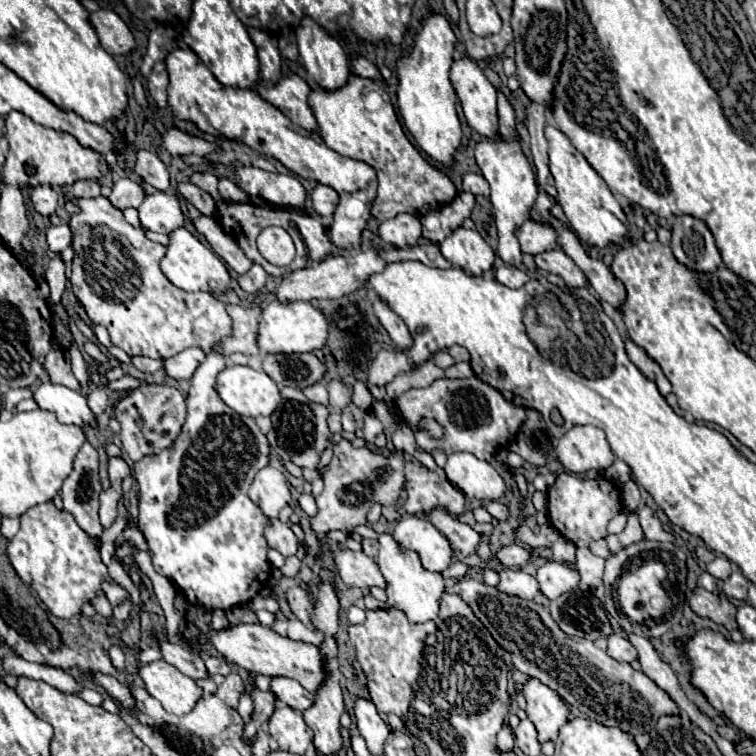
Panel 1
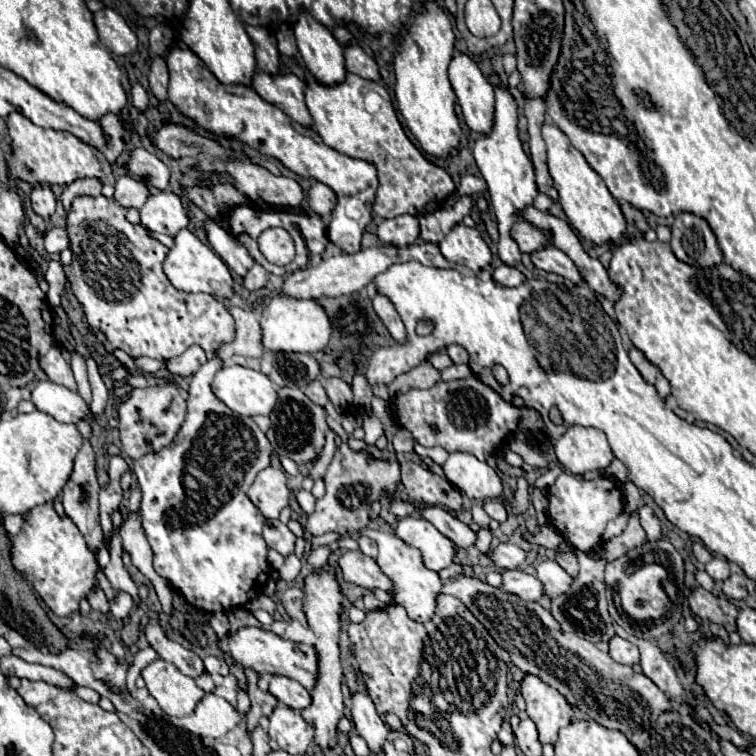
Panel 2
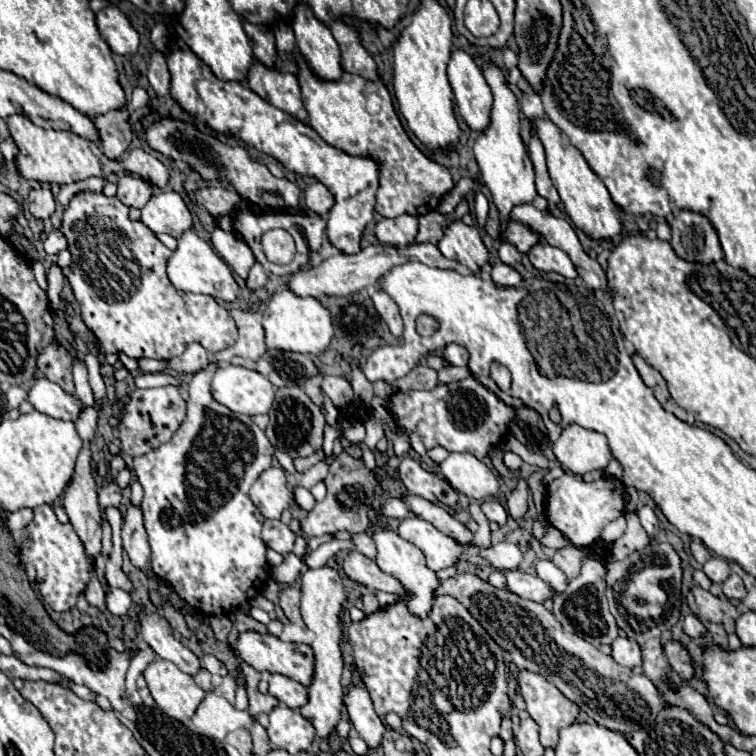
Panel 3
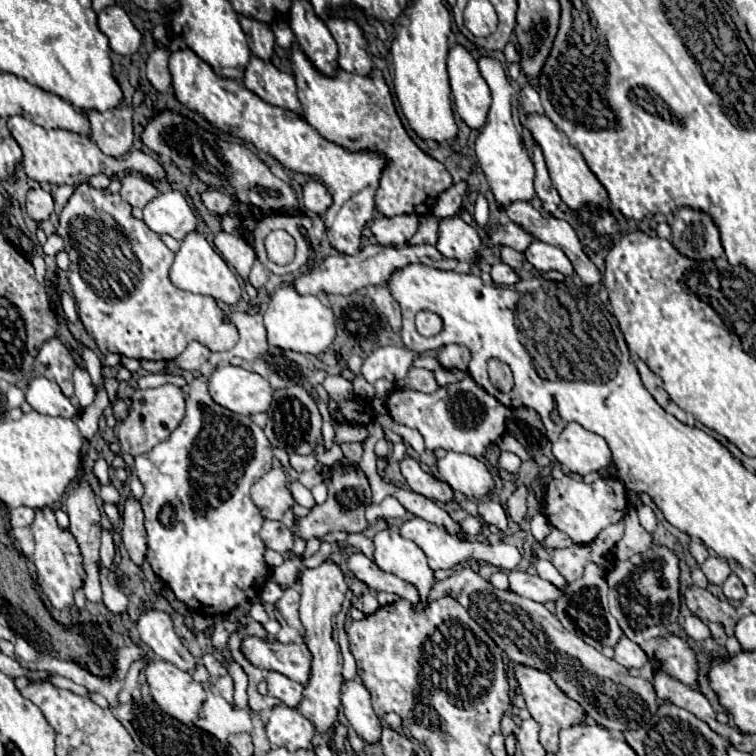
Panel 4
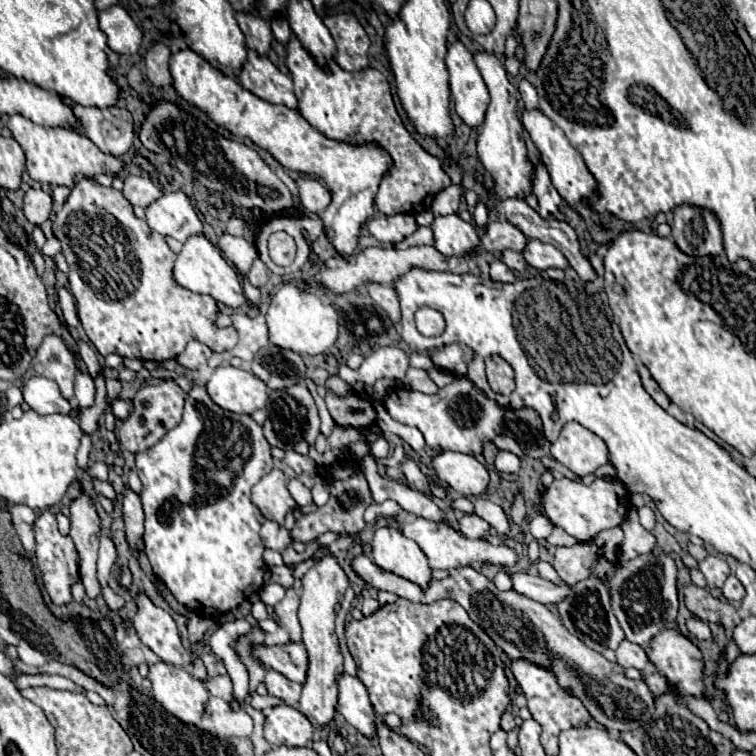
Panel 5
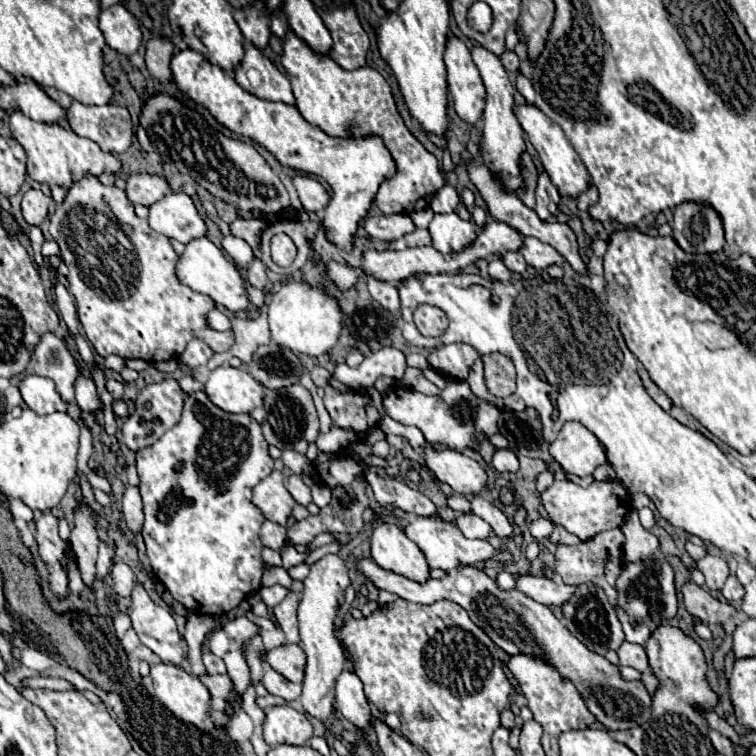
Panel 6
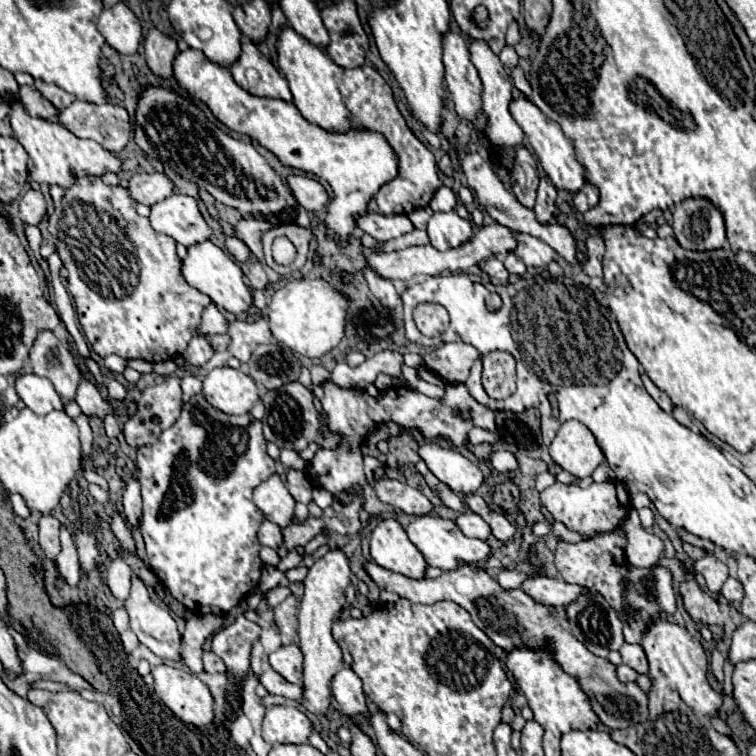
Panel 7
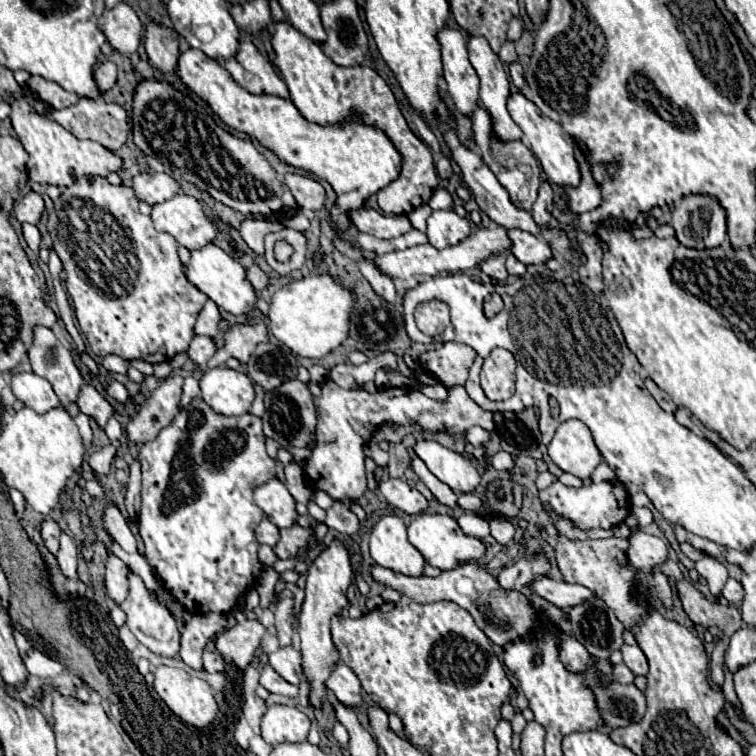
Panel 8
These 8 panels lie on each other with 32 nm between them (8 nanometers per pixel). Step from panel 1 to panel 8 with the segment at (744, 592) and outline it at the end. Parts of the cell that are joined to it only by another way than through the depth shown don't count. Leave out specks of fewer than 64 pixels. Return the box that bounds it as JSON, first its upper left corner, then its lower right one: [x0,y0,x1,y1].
[722,578,744,604]

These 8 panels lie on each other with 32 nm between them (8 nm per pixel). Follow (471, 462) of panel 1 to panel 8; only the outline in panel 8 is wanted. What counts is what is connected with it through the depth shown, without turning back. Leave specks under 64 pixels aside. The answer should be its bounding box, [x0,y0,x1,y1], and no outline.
[414,440,480,494]

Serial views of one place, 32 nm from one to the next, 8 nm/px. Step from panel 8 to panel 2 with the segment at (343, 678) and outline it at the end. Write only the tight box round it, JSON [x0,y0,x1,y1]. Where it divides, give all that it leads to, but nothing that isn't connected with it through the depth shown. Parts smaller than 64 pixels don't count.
[350,692,388,752]

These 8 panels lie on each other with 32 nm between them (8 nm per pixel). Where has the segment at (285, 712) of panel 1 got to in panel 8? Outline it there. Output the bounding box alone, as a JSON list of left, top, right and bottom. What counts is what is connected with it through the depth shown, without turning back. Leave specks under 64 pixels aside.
[262,704,310,744]

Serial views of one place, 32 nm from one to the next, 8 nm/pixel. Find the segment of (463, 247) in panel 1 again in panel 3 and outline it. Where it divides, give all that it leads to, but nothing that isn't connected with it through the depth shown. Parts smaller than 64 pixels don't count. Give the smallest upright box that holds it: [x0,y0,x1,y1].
[438,220,488,270]

